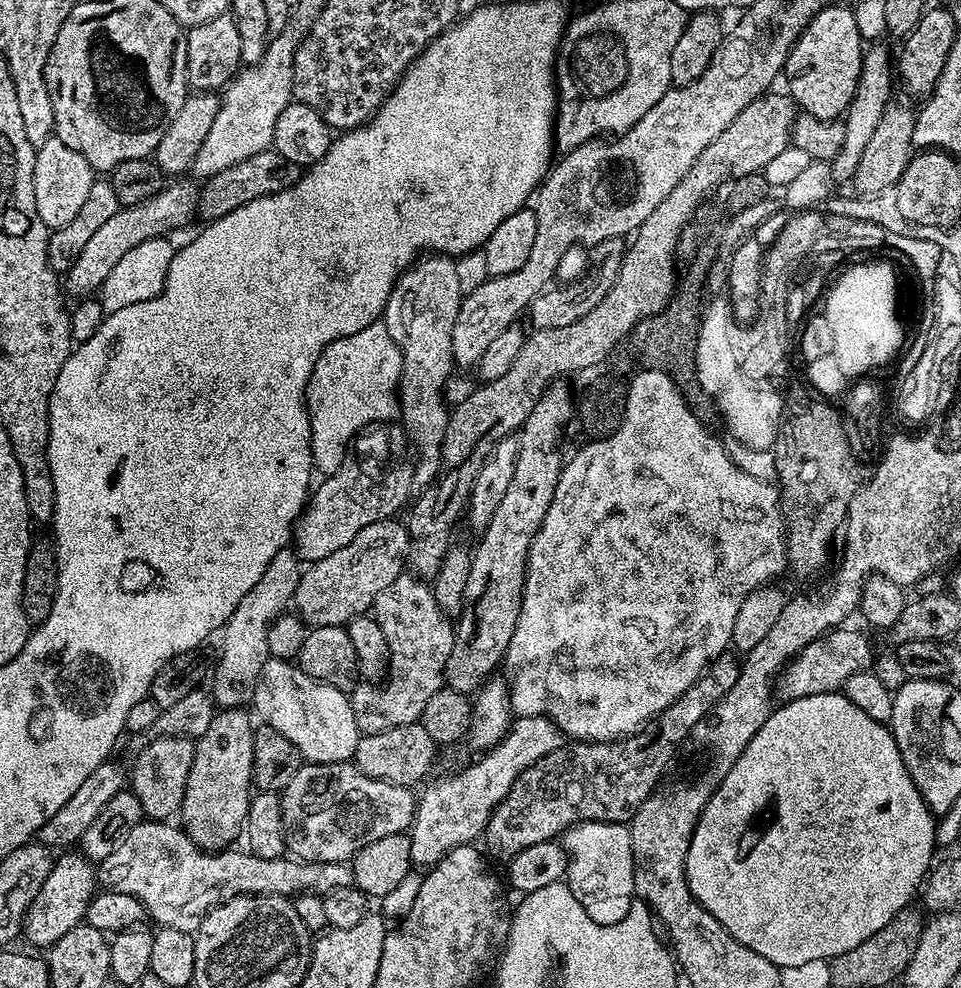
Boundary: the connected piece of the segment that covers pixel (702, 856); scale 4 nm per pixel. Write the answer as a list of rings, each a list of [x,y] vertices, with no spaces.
[[[840,692],[814,694],[806,698],[798,698],[797,700],[781,703],[766,718],[766,722],[762,722],[762,730],[758,730],[758,734],[754,734],[754,738],[750,738],[746,750],[742,750],[742,754],[736,759],[732,769],[724,775],[724,781],[712,793],[710,802],[706,802],[704,812],[698,818],[698,826],[690,838],[690,850],[686,850],[686,878],[690,886],[690,894],[694,894],[696,901],[707,912],[714,914],[714,918],[718,918],[718,922],[722,922],[722,926],[726,926],[726,930],[730,930],[730,934],[734,934],[734,938],[738,938],[738,942],[742,942],[742,946],[754,950],[754,954],[762,954],[762,958],[770,958],[770,962],[774,962],[776,967],[781,970],[787,970],[787,968],[804,968],[807,964],[814,963],[815,960],[831,961],[833,957],[854,949],[854,946],[861,945],[862,942],[866,941],[866,938],[870,938],[872,934],[881,930],[882,926],[886,926],[900,910],[913,903],[914,899],[912,899],[912,895],[915,892],[917,895],[921,891],[922,885],[934,864],[932,855],[938,852],[936,845],[937,825],[937,817],[933,816],[932,811],[926,806],[926,802],[922,798],[918,786],[914,786],[914,782],[906,770],[906,762],[902,762],[902,754],[898,750],[896,739],[892,736],[891,727],[888,724],[879,724],[874,718],[868,717],[867,714],[862,714],[862,710],[858,710],[858,706],[854,706],[854,702],[850,702]]]

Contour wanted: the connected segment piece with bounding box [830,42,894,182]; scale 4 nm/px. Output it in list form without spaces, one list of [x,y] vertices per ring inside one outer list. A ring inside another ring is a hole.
[[[884,42],[873,43],[864,53],[862,70],[858,78],[858,90],[854,94],[847,112],[842,117],[845,126],[845,138],[842,148],[830,161],[833,181],[851,181],[854,170],[858,170],[858,162],[862,162],[862,150],[866,150],[886,106],[893,103],[892,80],[894,84],[894,64],[893,61],[892,64],[888,61],[887,46],[884,45]]]

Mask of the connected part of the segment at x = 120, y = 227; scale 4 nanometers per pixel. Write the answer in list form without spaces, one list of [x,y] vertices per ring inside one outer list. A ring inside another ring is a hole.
[[[176,180],[165,185],[162,191],[147,199],[146,202],[125,205],[116,211],[97,233],[86,242],[86,247],[79,254],[74,266],[68,269],[63,277],[62,284],[69,297],[88,298],[104,285],[114,265],[135,246],[146,240],[159,239],[168,232],[182,227],[190,218],[193,219],[196,211],[197,185],[187,180]]]

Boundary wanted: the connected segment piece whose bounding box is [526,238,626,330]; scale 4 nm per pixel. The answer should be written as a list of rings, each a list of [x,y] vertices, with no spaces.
[[[623,239],[603,240],[591,245],[588,256],[588,273],[577,278],[573,284],[564,284],[561,288],[557,286],[549,287],[547,290],[539,292],[534,298],[534,302],[526,310],[527,319],[532,319],[533,329],[545,328],[554,330],[554,326],[570,326],[570,322],[578,322],[578,318],[583,318],[610,294],[610,286],[618,278],[618,270],[624,261],[624,250],[626,244]]]

